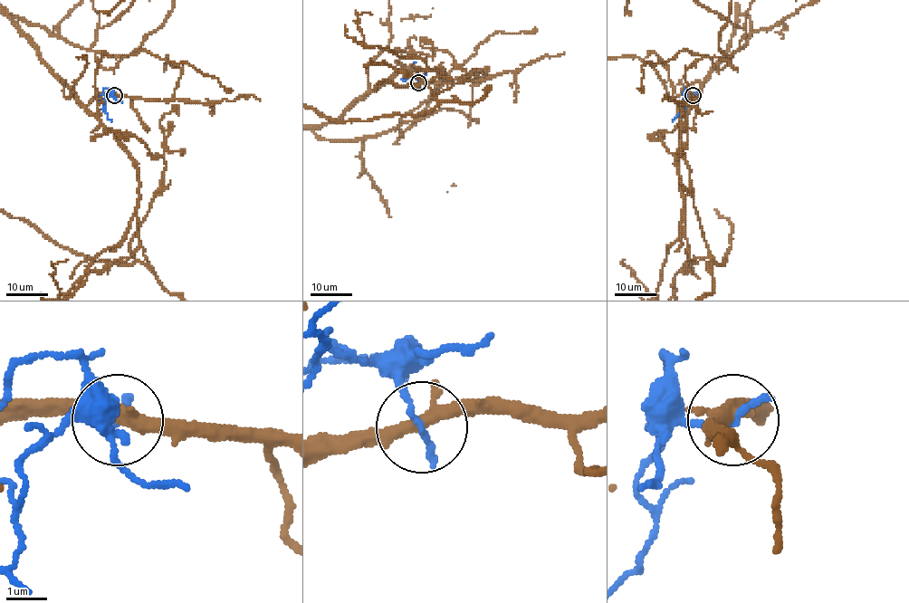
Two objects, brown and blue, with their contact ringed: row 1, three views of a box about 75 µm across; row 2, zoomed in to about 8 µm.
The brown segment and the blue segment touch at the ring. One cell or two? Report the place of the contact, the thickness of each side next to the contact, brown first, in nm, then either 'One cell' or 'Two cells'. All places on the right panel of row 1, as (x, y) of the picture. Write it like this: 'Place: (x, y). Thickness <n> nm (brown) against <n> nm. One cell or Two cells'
Place: (693, 95). Thickness 360 nm (brown) against 170 nm. Two cells

